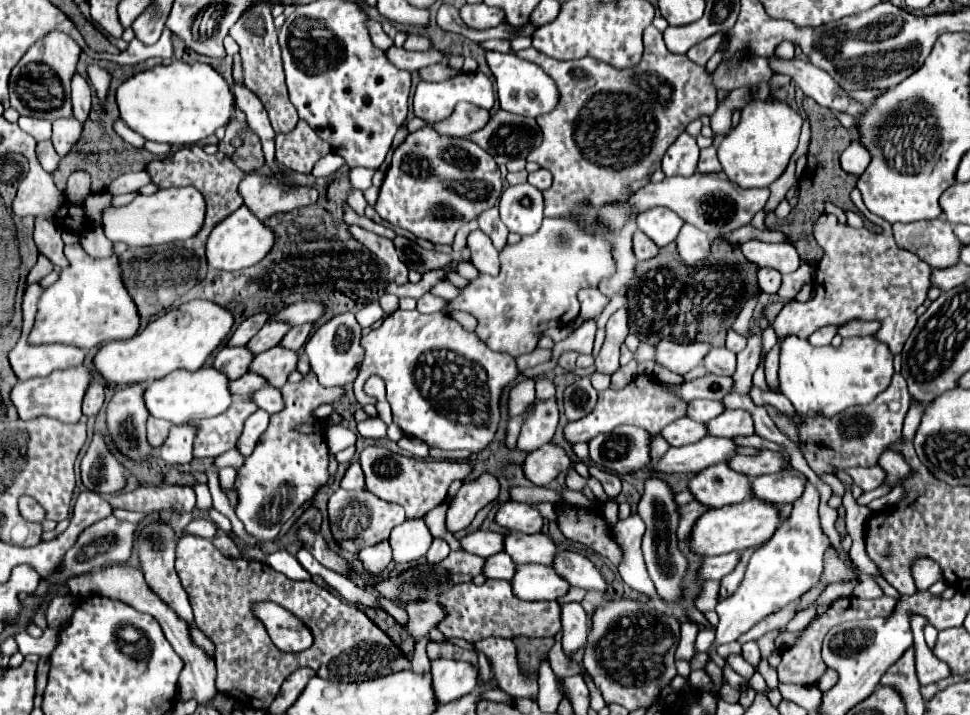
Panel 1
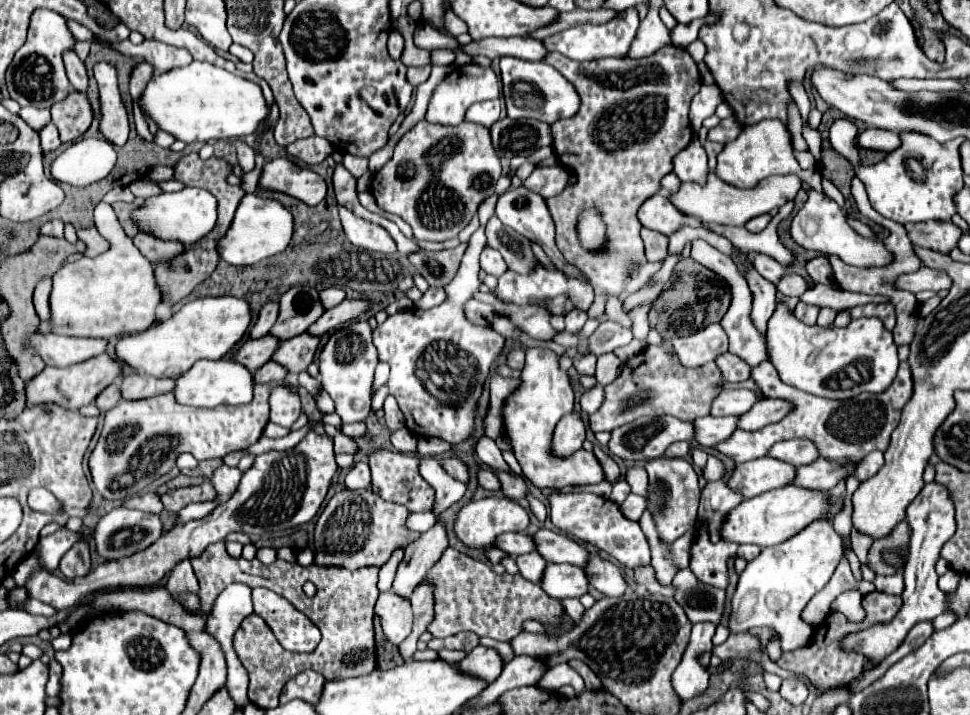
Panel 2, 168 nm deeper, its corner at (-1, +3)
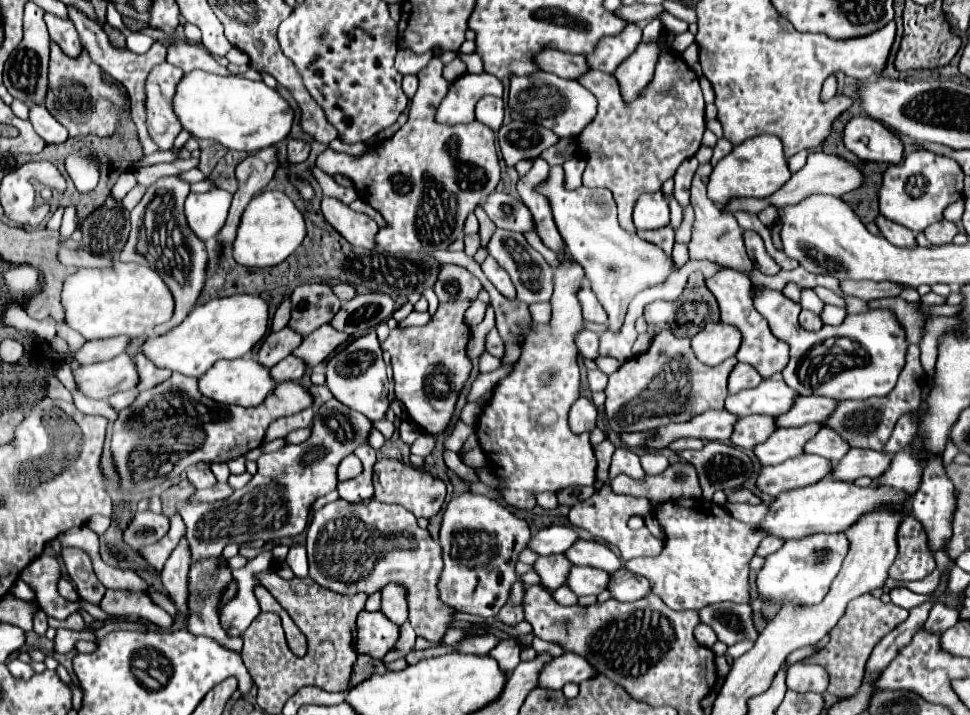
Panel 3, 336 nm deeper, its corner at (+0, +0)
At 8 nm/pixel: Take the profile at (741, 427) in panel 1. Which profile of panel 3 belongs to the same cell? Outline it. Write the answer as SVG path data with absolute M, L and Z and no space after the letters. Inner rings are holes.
M799 396L793 404L793 408L777 416L779 426L803 426L809 422L825 422L833 412L839 400L835 398L823 398L823 396Z

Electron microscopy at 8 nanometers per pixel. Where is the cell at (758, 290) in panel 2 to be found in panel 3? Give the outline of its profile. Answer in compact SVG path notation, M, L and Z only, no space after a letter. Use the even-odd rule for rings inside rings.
M701 164L691 186L691 204L695 208L695 224L693 224L693 236L689 242L689 254L693 260L711 260L711 262L717 262L717 264L723 264L723 266L729 266L747 274L753 268L753 264L743 246L743 232L733 216L723 216L717 210L717 206L707 198L705 184L703 184L703 176L707 174L711 174L711 166Z

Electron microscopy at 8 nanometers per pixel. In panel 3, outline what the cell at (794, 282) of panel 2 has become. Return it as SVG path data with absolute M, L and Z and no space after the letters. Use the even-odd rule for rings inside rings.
M803 290L801 306L807 308L807 310L813 310L815 314L819 314L819 308L823 308L823 302L819 300L819 296L813 290Z

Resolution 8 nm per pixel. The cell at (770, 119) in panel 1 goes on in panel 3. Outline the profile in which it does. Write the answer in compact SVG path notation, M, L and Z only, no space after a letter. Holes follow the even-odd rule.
M761 134L759 138L751 138L749 142L735 146L731 154L719 160L709 176L707 194L717 206L725 206L733 198L767 198L775 190L779 190L789 178L791 172L787 168L787 158L783 154L779 138L771 134Z

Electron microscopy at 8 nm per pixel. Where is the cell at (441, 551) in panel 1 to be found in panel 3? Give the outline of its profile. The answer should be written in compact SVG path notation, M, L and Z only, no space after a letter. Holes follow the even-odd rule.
M405 622L399 630L399 638L395 642L395 646L391 648L389 654L383 656L383 662L391 662L391 660L397 660L397 658L405 658L413 648L415 648L415 632L411 628L409 622Z

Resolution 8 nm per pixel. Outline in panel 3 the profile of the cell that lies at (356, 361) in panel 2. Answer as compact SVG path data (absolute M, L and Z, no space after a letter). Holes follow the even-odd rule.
M375 330L353 340L339 354L329 358L327 386L339 402L349 406L351 410L365 414L369 420L375 422L375 420L385 418L385 414L389 410L389 378L385 372L385 360L383 360L383 352L381 352Z

